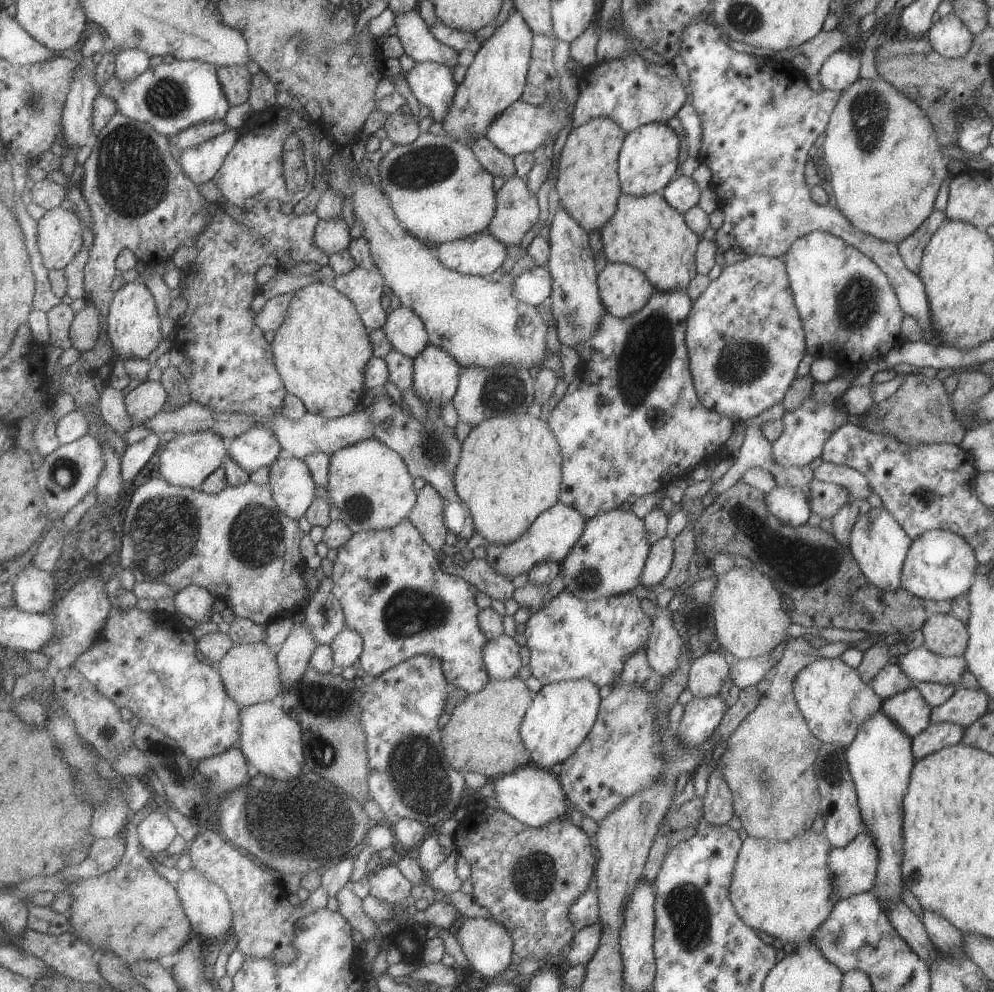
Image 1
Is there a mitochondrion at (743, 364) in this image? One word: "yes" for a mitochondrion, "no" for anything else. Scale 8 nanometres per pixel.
yes

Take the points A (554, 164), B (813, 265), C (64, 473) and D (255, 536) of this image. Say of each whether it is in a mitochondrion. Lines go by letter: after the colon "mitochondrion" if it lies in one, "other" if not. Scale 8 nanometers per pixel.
A: other
B: other
C: mitochondrion
D: mitochondrion

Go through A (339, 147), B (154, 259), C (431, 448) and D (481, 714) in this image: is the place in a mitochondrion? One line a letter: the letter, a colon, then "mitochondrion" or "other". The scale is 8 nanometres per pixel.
A: other
B: other
C: mitochondrion
D: other

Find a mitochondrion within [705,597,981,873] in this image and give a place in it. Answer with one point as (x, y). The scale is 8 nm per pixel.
(830, 770)

